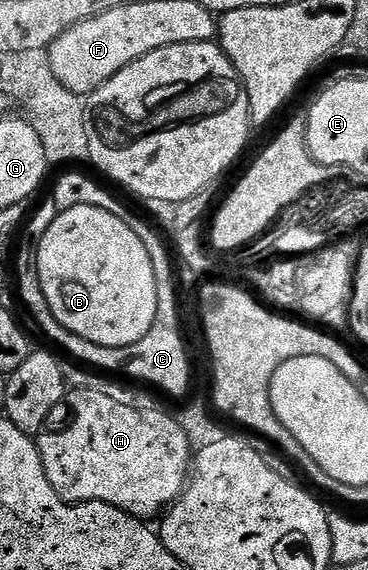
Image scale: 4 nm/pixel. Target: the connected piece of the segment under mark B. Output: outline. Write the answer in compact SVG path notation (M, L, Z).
M93 206L59 212L39 239L35 271L39 273L39 287L43 289L53 316L66 330L87 342L104 346L110 352L137 344L153 328L159 303L157 280L145 244L141 244L137 232L133 232L124 219L109 216L109 212Z

